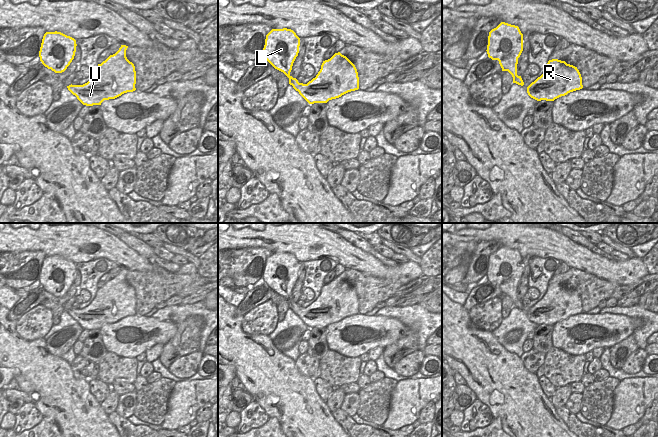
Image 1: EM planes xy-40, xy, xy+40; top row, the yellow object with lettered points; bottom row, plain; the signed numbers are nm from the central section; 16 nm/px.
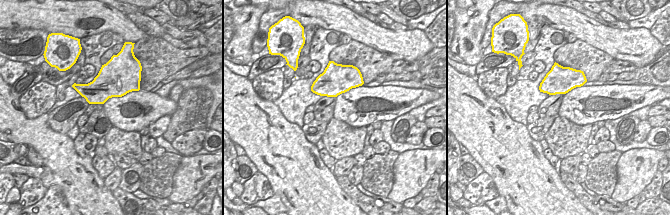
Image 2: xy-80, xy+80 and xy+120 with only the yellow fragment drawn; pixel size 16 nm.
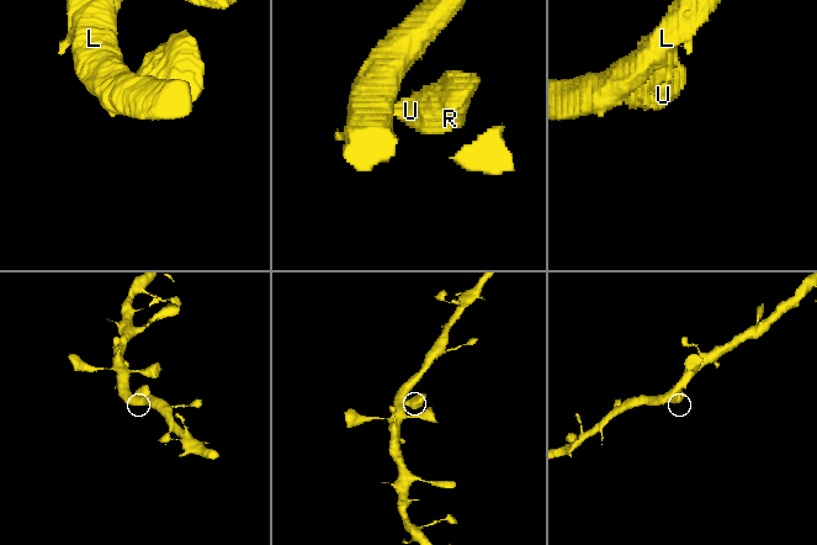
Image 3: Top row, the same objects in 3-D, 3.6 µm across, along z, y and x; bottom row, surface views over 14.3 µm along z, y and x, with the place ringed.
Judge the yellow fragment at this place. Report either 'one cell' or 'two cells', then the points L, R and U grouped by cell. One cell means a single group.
one cell | L R U

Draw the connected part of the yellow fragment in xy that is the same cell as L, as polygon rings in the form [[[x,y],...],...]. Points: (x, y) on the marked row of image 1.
[[[287,28],[272,29],[265,39],[264,58],[289,78],[289,84],[309,103],[327,103],[359,89],[359,77],[355,65],[340,52],[323,61],[321,69],[307,84],[299,83],[290,75],[298,56],[300,38]]]

